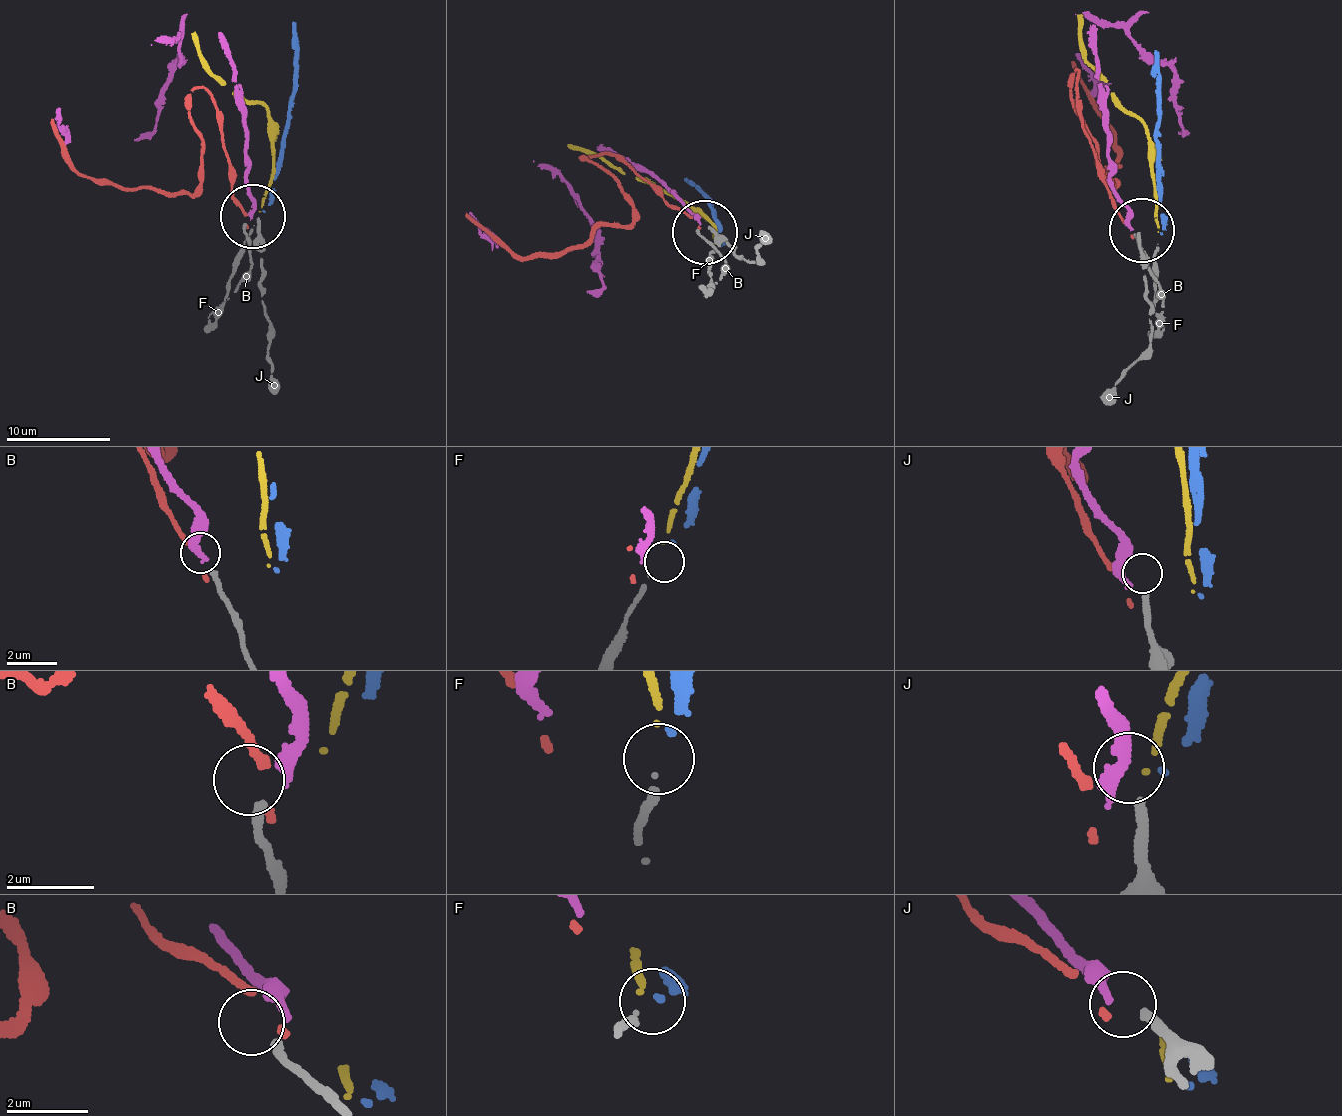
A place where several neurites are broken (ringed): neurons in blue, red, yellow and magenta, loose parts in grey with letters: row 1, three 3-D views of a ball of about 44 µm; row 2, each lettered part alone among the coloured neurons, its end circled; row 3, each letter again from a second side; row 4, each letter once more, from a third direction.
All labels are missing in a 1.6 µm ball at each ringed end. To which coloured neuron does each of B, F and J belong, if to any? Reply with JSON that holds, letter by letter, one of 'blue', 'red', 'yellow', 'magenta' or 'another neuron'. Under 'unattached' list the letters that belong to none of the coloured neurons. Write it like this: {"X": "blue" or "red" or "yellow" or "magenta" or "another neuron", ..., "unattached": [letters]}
{"B": "another neuron", "F": "yellow", "J": "another neuron", "unattached": ["B", "J"]}

